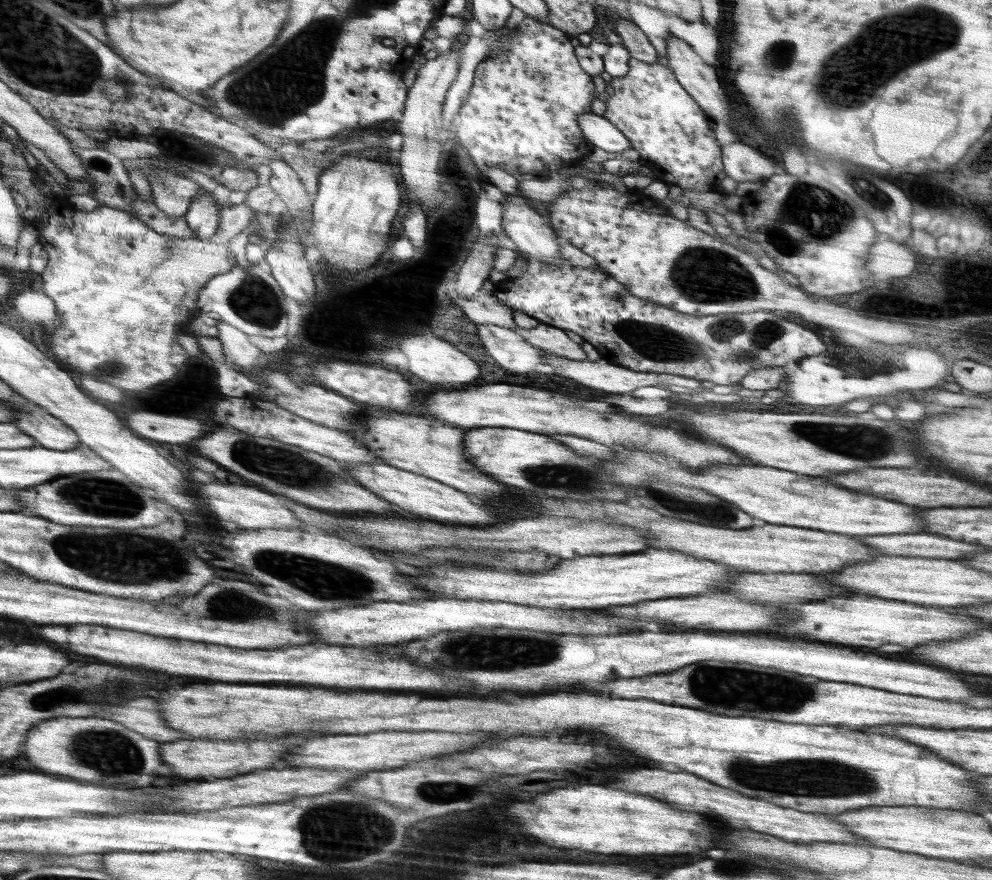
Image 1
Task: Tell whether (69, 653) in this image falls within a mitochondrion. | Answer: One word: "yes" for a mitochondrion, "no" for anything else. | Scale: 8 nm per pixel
no

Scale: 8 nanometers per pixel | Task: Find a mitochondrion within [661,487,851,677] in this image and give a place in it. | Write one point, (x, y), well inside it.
(706, 510)

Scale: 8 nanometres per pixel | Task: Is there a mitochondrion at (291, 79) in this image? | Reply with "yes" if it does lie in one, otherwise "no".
yes

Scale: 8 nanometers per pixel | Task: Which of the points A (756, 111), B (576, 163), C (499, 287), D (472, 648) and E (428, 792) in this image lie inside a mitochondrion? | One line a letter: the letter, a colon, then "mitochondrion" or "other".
A: other
B: other
C: other
D: mitochondrion
E: mitochondrion

